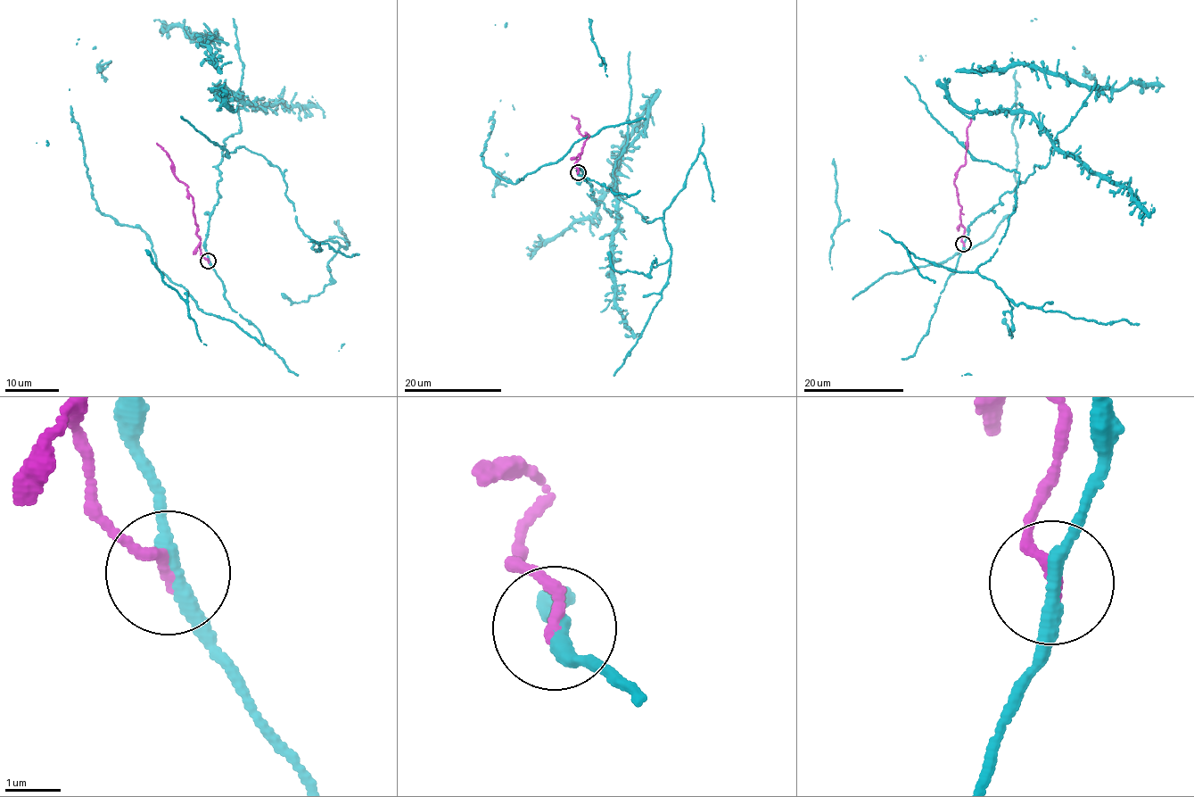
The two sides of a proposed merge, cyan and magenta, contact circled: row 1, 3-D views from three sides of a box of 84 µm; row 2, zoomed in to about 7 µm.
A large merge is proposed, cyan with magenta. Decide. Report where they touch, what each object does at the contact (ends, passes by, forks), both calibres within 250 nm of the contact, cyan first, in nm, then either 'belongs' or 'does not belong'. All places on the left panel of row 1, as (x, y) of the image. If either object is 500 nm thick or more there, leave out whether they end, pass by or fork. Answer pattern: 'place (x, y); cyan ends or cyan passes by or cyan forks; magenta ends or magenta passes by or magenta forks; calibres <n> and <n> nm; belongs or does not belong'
place (208, 261); cyan passes by; magenta ends; calibres 240 and 240 nm; does not belong

